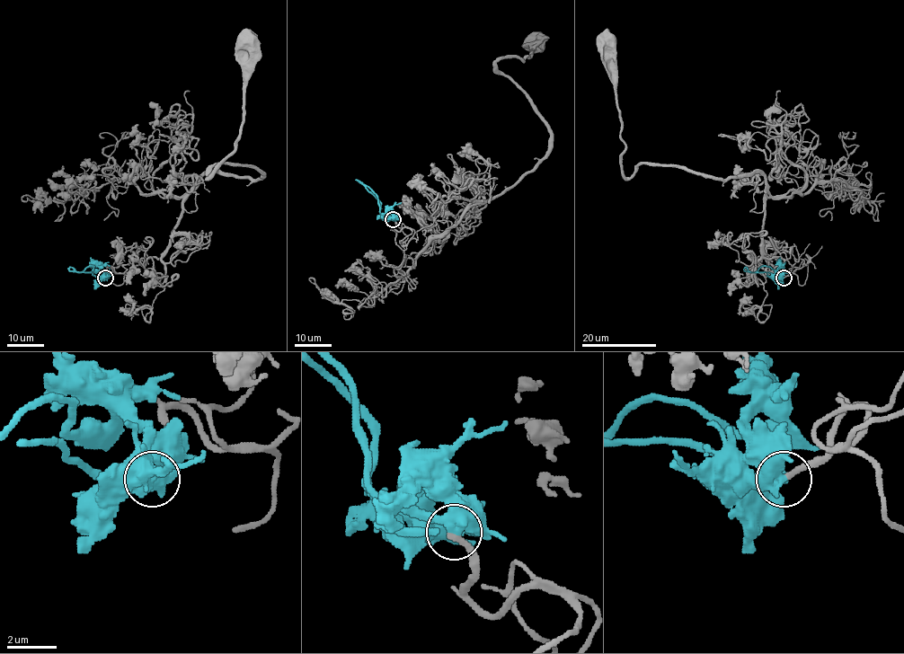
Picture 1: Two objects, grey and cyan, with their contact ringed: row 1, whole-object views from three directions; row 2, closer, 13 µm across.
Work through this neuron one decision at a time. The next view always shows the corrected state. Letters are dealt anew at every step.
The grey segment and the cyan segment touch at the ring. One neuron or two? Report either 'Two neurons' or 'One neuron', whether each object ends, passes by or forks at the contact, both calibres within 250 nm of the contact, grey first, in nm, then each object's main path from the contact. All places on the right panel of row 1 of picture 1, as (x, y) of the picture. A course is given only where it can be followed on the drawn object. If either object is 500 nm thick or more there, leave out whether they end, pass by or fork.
One neuron. At the ring grey ends. At the ring cyan forks. Thickness 260 nm (grey) against 420 nm. Course of grey: (784, 278), (804, 260), (763, 256), (760, 172), (717, 179), (641, 163), (625, 177), (606, 39). Course of cyan: (784, 278), (748, 272), (743, 269)

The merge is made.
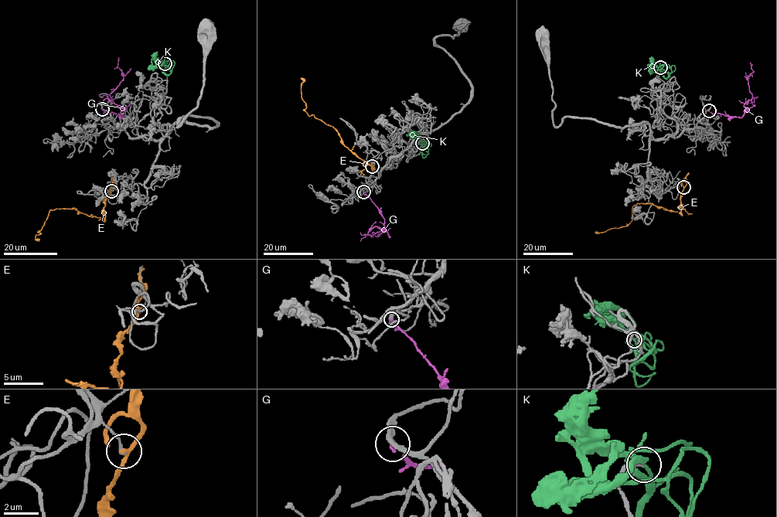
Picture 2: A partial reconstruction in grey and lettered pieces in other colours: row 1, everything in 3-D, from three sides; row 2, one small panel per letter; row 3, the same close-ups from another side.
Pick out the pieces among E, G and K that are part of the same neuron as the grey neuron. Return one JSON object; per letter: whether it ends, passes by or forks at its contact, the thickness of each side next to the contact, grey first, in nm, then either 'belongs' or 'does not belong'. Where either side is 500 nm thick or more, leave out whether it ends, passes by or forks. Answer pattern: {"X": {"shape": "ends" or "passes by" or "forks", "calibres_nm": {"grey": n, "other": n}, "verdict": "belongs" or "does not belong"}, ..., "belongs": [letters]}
{"E": {"shape": "passes by", "calibres_nm": {"grey": 180, "other": 240}, "verdict": "does not belong"}, "G": {"shape": "ends", "calibres_nm": {"grey": 300, "other": 140}, "verdict": "does not belong"}, "K": {"shape": "ends", "calibres_nm": {"grey": 200, "other": 170}, "verdict": "belongs"}, "belongs": ["K"]}

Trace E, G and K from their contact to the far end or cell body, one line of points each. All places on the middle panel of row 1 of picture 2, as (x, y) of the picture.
E: (372, 166), (351, 151), (332, 126), (313, 114), (309, 116), (301, 95), (303, 80), (301, 77)
G: (363, 192), (384, 219), (383, 229), (374, 226), (368, 233), (373, 235), (383, 230), (378, 236), (379, 232)
K: (421, 143), (427, 144), (427, 141), (413, 136), (415, 134)

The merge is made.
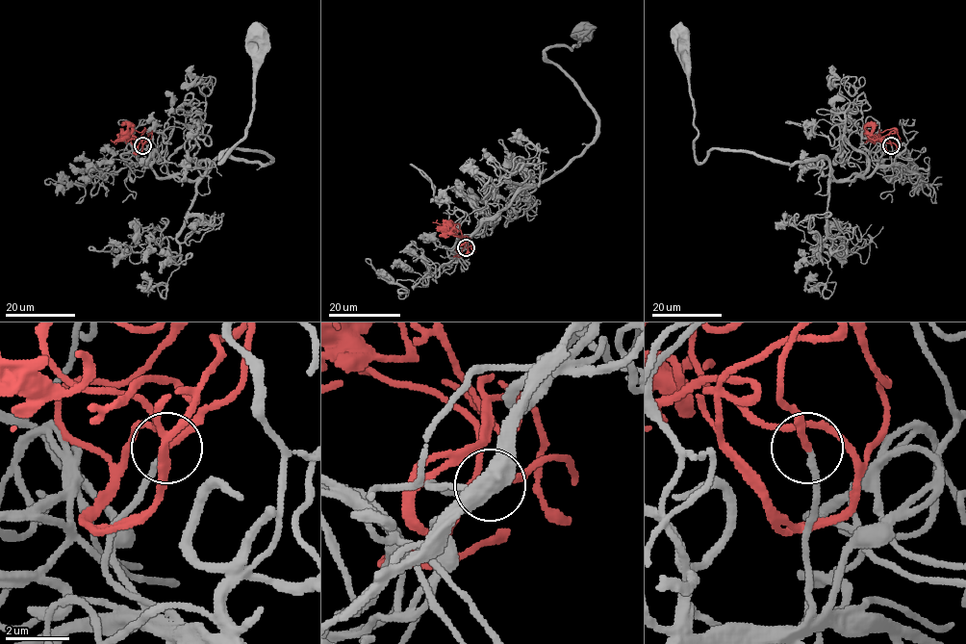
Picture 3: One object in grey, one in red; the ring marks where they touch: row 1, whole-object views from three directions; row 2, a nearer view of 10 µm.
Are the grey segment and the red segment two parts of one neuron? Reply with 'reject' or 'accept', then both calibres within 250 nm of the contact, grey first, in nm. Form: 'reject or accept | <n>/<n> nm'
accept | 170/130 nm

